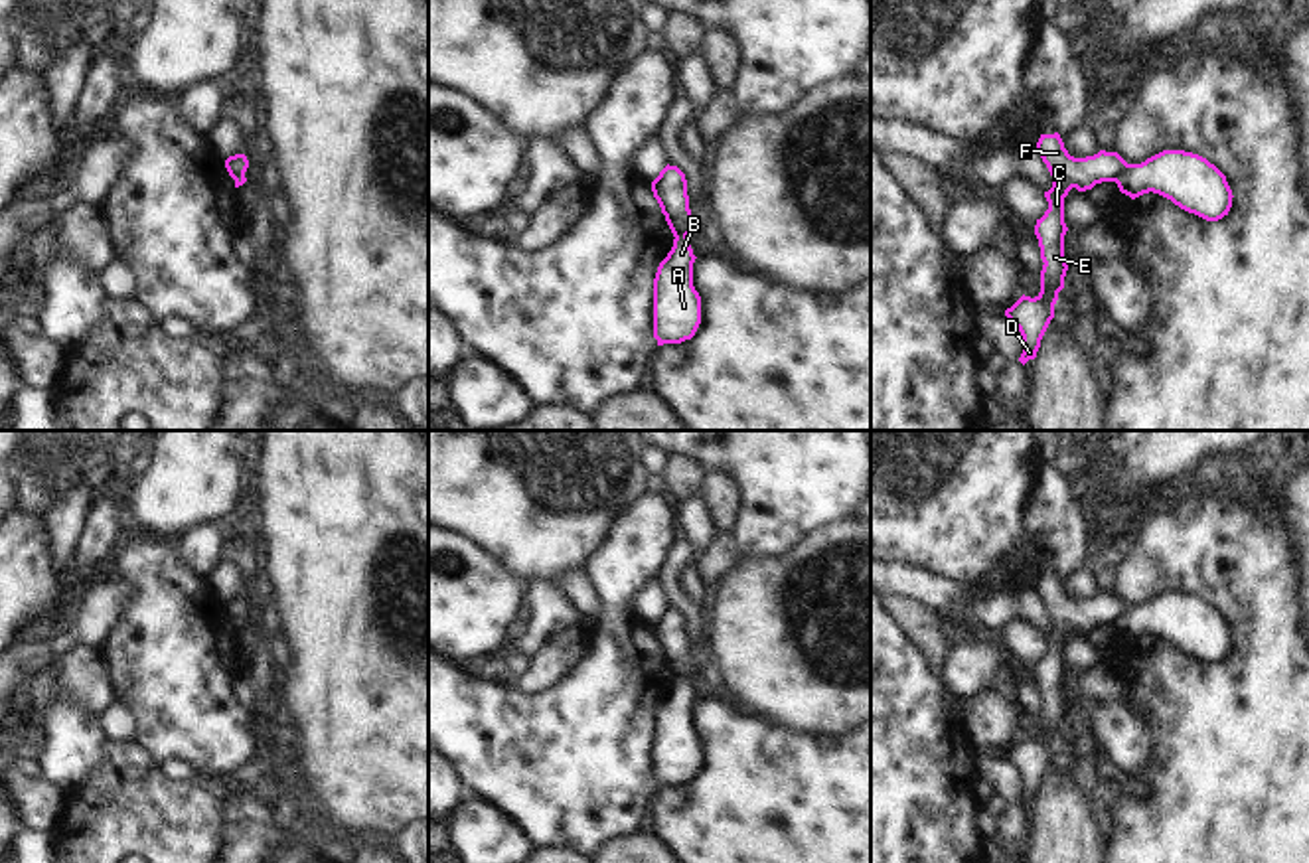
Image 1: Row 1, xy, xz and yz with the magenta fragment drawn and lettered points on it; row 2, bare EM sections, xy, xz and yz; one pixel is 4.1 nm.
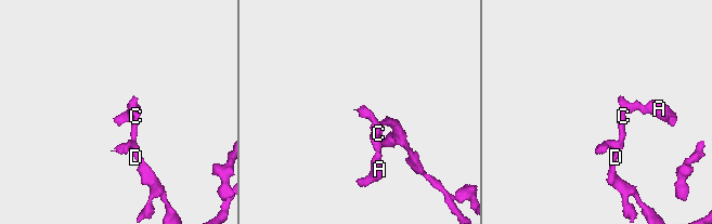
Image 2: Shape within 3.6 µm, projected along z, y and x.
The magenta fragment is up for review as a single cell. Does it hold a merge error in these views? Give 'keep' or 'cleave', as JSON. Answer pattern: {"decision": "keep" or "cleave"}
{"decision": "cleave"}

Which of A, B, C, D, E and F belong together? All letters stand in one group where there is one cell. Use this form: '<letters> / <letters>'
A B / C D E F

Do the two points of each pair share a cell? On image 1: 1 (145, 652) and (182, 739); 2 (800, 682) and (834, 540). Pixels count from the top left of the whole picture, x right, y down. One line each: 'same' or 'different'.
1: same
2: same

